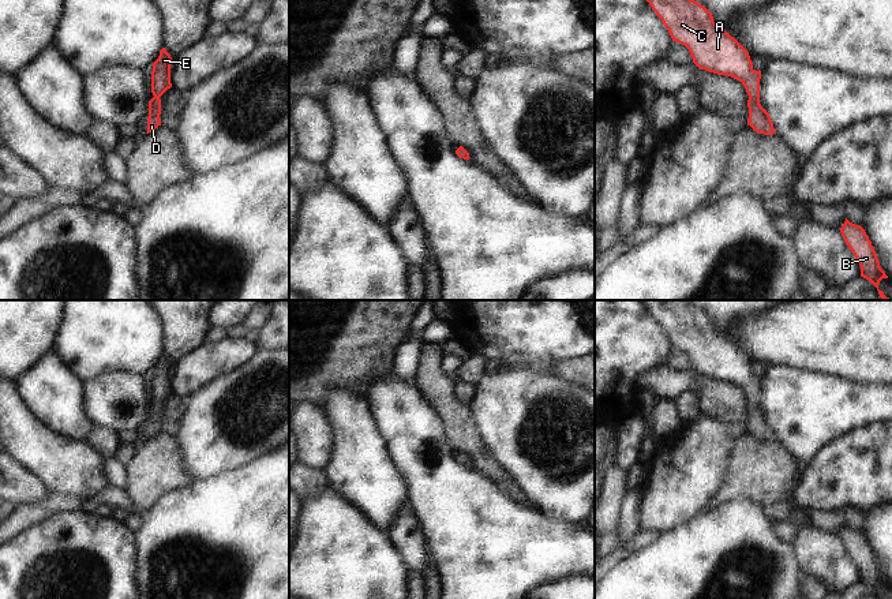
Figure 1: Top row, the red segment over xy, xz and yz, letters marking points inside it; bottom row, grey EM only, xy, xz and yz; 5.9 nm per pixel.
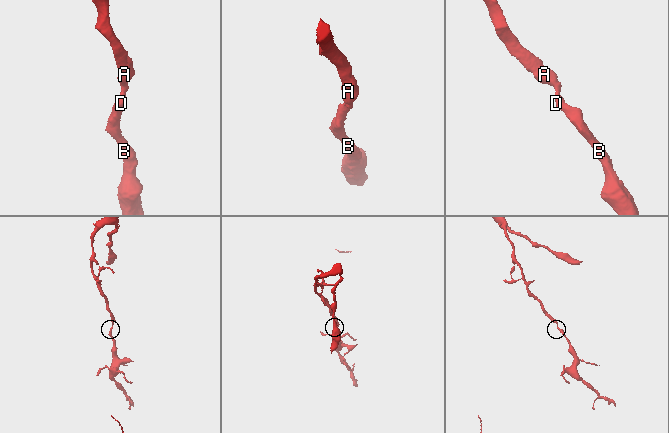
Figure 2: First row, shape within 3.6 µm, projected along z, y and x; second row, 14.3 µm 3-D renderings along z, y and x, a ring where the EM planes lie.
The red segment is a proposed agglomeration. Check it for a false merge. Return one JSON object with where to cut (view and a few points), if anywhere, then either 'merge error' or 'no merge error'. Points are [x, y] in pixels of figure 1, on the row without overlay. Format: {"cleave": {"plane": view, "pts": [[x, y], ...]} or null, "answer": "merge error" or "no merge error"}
{"cleave": null, "answer": "no merge error"}

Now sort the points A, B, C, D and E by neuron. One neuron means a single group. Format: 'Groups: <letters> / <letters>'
Groups: A B C D E.

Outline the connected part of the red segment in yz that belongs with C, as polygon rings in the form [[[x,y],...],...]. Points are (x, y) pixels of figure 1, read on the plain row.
[[[644,300],[672,347],[685,351],[693,368],[717,381],[739,386],[749,401],[750,431],[757,439],[776,439],[769,419],[760,409],[761,377],[753,374],[749,357],[713,327],[712,318],[687,300]]]

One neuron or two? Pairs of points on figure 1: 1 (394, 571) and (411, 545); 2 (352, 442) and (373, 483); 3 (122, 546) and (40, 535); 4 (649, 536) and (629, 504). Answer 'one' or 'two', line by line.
1: two
2: one
3: one
4: two

